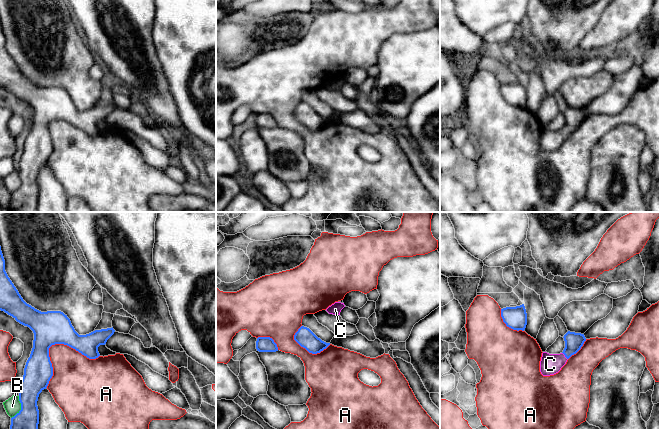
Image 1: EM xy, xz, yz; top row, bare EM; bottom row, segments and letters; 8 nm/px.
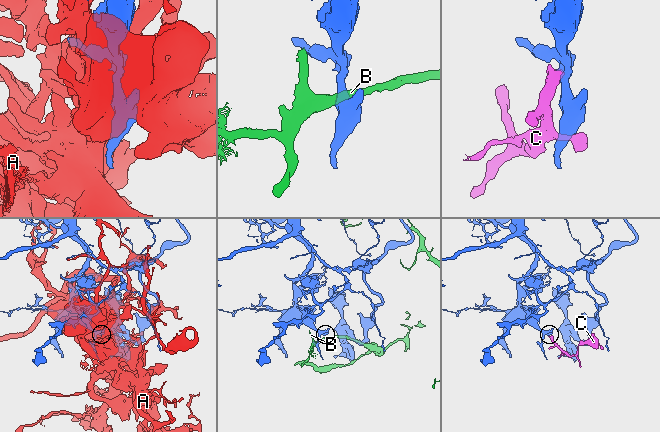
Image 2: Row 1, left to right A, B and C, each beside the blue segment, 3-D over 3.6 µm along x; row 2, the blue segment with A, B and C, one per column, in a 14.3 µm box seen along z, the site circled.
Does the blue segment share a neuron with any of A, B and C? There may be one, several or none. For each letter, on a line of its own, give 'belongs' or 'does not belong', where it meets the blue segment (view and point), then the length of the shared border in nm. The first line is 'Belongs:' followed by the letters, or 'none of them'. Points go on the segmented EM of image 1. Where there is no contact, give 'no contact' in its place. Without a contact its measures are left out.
Belongs: C
A: does not belong; contact xy (54, 344); length 500 nm
B: does not belong; contact xy (21, 407); length 200 nm
C: belongs; contact yz (565, 356); length 80 nm

